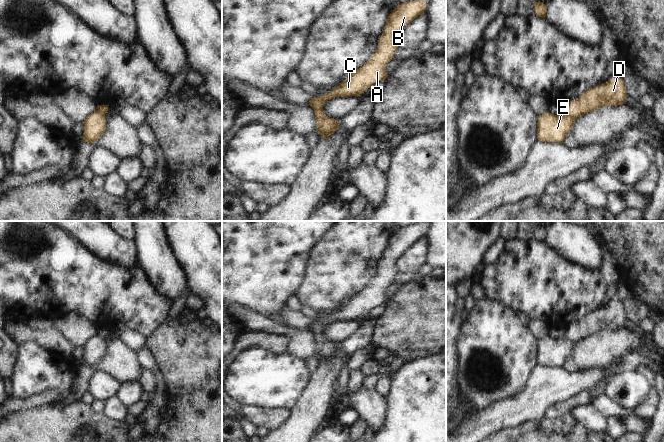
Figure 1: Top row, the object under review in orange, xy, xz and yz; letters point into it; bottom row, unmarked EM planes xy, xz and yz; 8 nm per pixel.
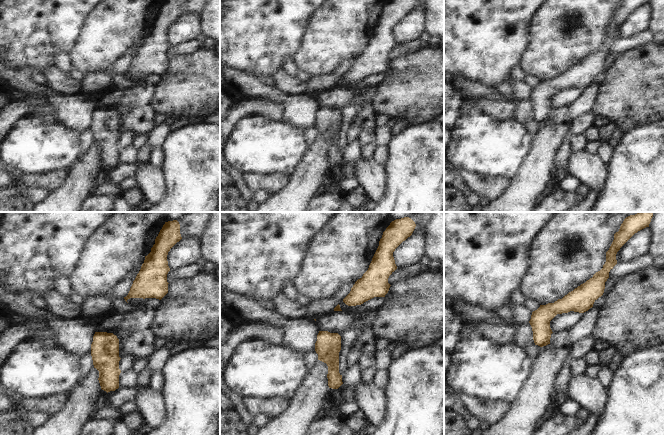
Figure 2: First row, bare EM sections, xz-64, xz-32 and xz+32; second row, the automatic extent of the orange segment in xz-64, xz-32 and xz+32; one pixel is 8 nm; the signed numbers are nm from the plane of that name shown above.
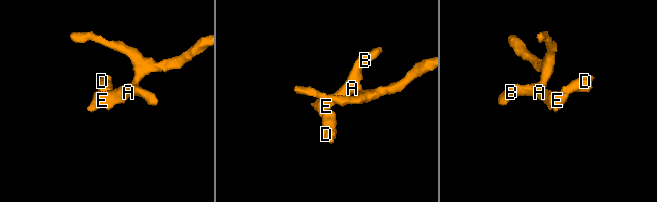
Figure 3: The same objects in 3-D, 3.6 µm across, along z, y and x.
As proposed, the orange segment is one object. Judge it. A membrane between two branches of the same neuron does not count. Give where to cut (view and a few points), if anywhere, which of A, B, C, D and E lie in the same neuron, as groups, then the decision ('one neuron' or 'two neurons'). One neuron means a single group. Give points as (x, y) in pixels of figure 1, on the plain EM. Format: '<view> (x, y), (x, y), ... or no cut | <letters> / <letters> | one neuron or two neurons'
xz (326, 340), (317, 351) | A B C E / D | two neurons

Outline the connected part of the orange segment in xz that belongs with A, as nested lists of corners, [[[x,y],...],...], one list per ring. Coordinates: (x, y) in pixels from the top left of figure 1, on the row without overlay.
[[[418,221],[398,230],[388,239],[383,258],[378,264],[378,271],[371,282],[360,292],[351,296],[348,302],[330,317],[314,321],[309,329],[314,333],[316,350],[325,344],[323,329],[335,321],[360,320],[376,306],[385,304],[388,298],[385,293],[398,274],[397,259],[416,241],[424,238],[426,223]]]

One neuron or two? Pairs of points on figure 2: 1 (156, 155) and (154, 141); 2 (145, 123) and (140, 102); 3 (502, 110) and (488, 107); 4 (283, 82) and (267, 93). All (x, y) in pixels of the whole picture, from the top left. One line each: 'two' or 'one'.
1: two
2: one
3: one
4: two

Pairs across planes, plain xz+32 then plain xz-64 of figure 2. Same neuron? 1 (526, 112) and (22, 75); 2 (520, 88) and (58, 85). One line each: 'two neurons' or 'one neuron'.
1: one neuron
2: one neuron

